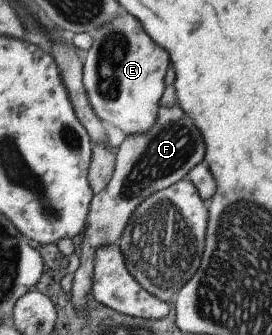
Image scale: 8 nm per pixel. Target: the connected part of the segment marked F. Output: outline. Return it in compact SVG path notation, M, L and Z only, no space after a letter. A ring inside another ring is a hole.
M161 105L157 122L149 128L149 132L125 136L116 152L111 180L103 190L93 195L87 227L82 234L81 263L74 273L71 290L71 302L79 314L85 314L87 296L92 292L95 252L101 246L118 244L131 214L145 198L183 180L190 170L193 170L200 162L203 163L205 144L197 132L197 128L193 128L193 124L189 124L189 118L185 114L181 114L177 110L177 106L172 105L167 110L167 107Z

